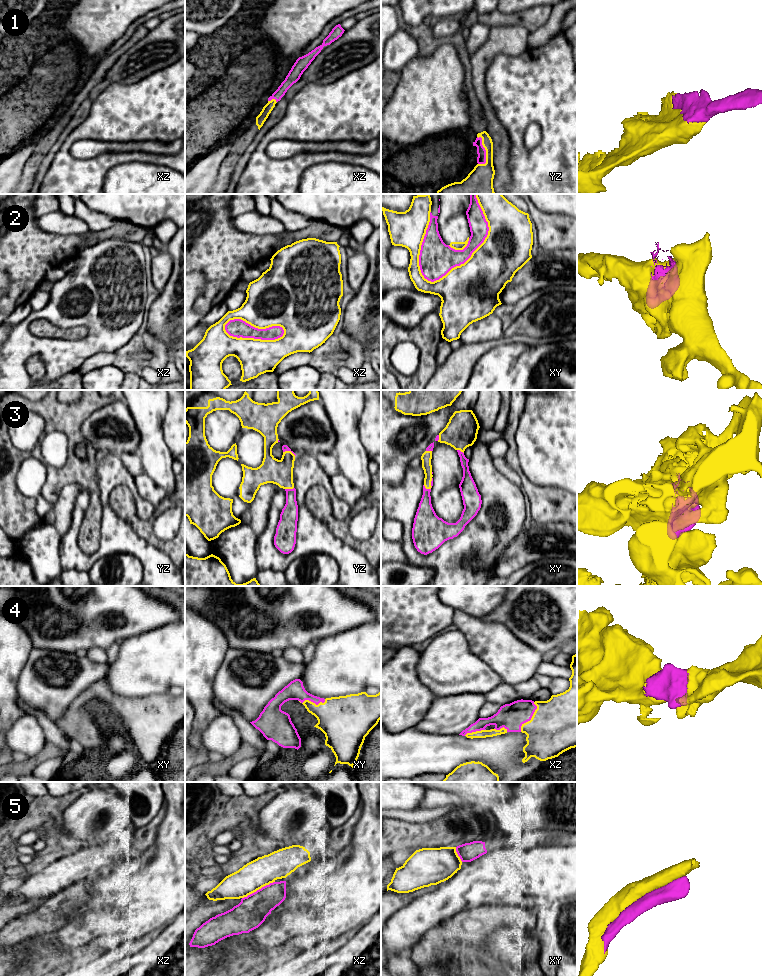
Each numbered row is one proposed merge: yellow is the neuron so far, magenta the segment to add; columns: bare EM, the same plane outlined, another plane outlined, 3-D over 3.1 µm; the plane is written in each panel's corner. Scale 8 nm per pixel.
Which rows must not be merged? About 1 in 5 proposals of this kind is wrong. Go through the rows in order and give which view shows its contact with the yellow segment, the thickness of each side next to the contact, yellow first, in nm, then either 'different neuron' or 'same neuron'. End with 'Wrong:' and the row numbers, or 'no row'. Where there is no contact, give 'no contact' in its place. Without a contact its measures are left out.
1: meets yellow in yz; 200 nm thick on the yellow side, 80 nm on the other; same neuron
2: meets yellow in xy; 380 nm thick on the yellow side, 150 nm on the other; different neuron
3: meets yellow in xy; 90 nm thick on the yellow side, 160 nm on the other; same neuron
4: meets yellow in xz; 440 nm thick on the yellow side, 220 nm on the other; same neuron
5: meets yellow in xz; 220 nm thick on the yellow side, 240 nm on the other; different neuron
Wrong: 2, 5

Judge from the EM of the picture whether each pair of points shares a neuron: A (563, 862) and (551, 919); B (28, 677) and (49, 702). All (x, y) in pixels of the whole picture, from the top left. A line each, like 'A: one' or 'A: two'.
A: two
B: one

